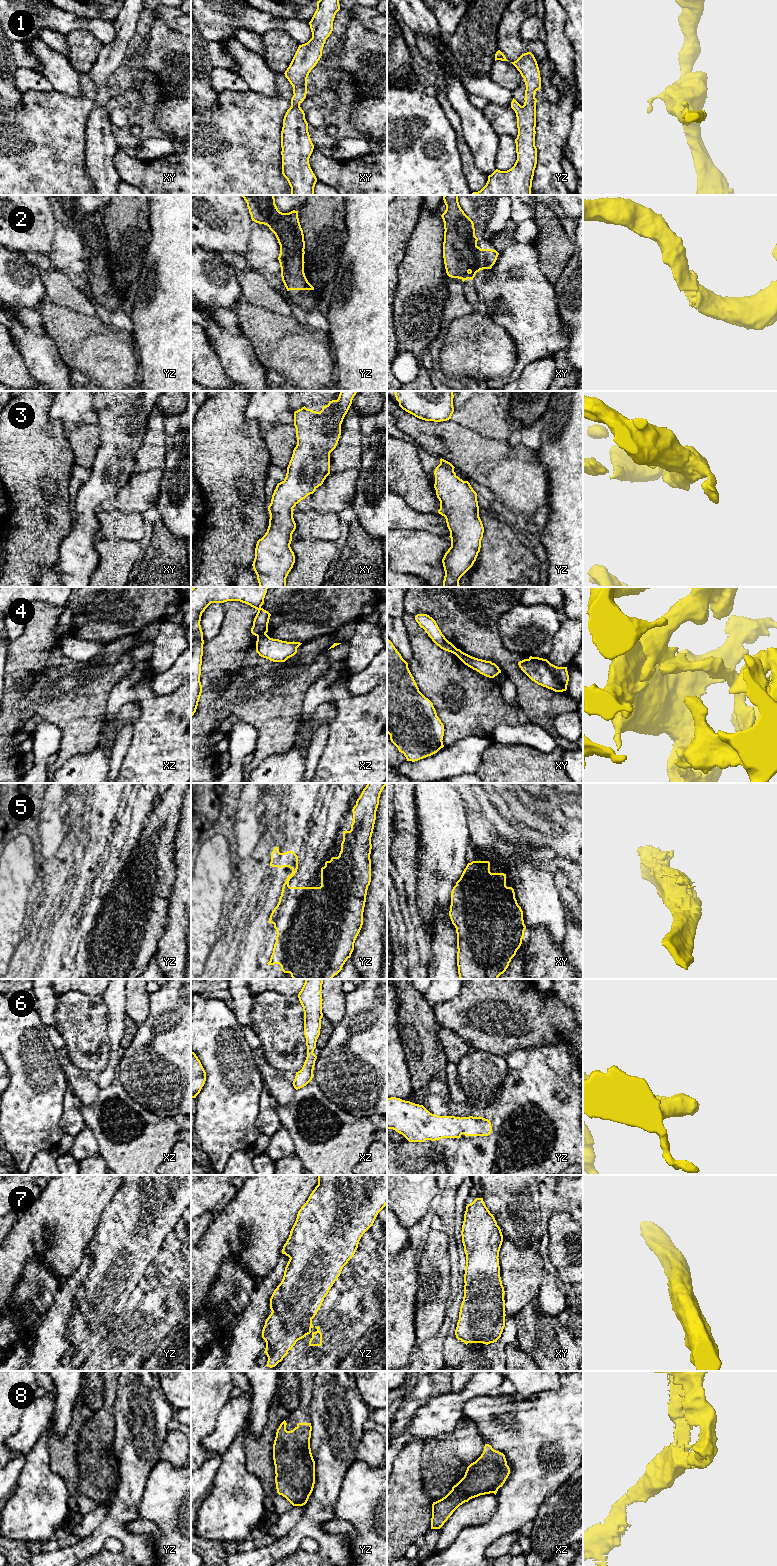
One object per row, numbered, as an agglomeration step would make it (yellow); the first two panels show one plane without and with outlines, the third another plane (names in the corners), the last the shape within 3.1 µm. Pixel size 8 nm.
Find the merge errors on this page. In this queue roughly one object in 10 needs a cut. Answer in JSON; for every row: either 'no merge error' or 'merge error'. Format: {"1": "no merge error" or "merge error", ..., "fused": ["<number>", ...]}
{"1": "no merge error", "2": "no merge error", "3": "no merge error", "4": "merge error", "5": "no merge error", "6": "no merge error", "7": "no merge error", "8": "no merge error", "fused": ["4"]}

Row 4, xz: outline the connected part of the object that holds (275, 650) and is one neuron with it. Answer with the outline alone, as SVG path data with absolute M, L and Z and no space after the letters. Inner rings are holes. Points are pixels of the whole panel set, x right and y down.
M267 634L257 636L256 652L273 662L285 662L297 653L300 642L287 642L270 638Z

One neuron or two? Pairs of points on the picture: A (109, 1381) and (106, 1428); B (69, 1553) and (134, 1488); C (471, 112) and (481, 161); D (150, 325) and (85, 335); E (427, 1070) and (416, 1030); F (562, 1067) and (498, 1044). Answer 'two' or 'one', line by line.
A: one
B: one
C: one
D: two
E: one
F: two

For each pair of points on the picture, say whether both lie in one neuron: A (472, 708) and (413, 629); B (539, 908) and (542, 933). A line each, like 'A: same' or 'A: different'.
A: same
B: different

